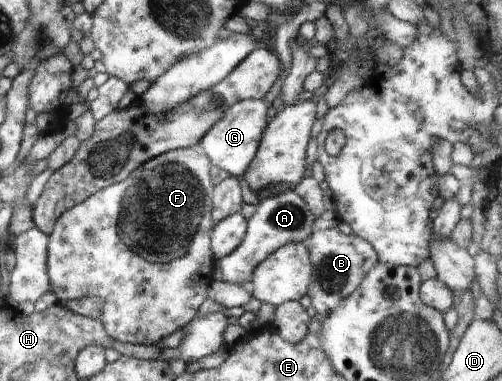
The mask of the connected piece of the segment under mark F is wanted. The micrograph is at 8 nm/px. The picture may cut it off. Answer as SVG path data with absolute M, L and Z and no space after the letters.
M199 148L173 149L147 160L124 180L102 188L101 191L90 195L85 201L69 208L58 218L53 231L48 235L47 273L51 282L51 292L56 294L58 300L65 302L80 297L100 297L103 300L103 311L99 319L104 325L106 334L113 340L124 342L124 344L157 345L162 338L166 338L172 332L187 325L199 314L198 308L202 302L209 298L207 292L214 281L212 268L217 262L211 249L211 232L215 225L212 216L213 188L215 186L210 181L209 175L211 165L210 159Z

